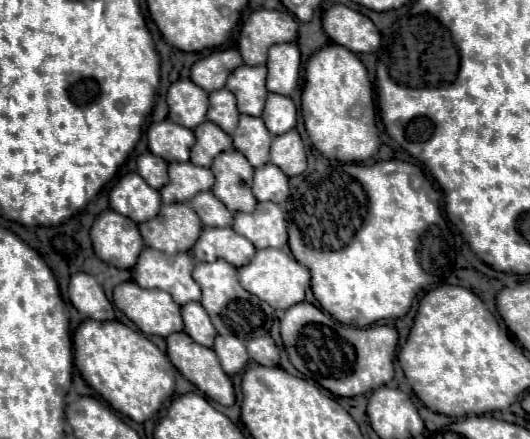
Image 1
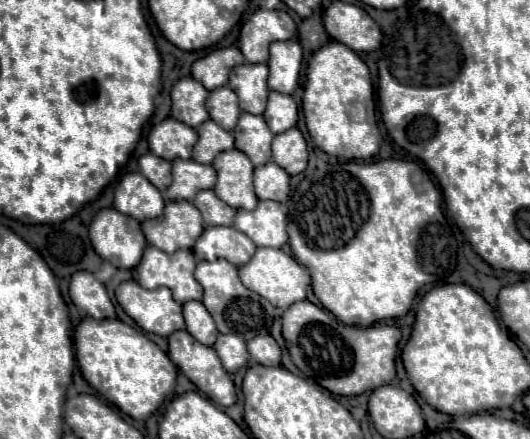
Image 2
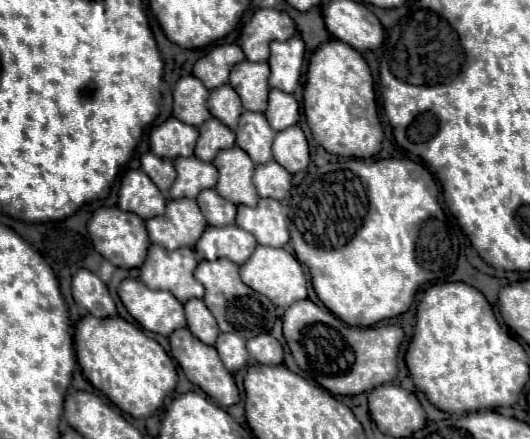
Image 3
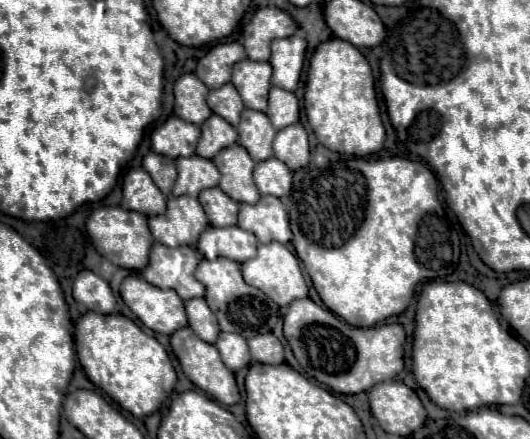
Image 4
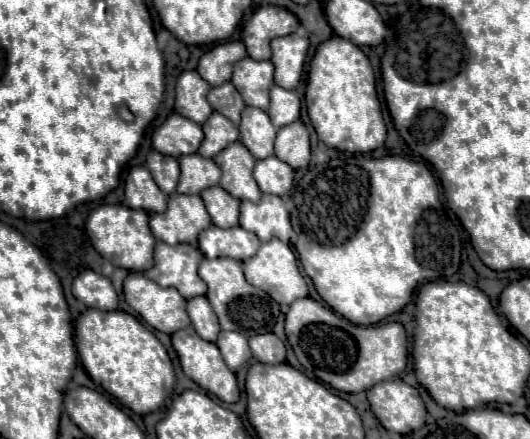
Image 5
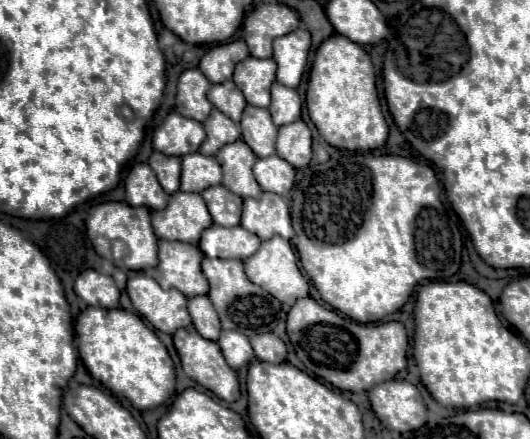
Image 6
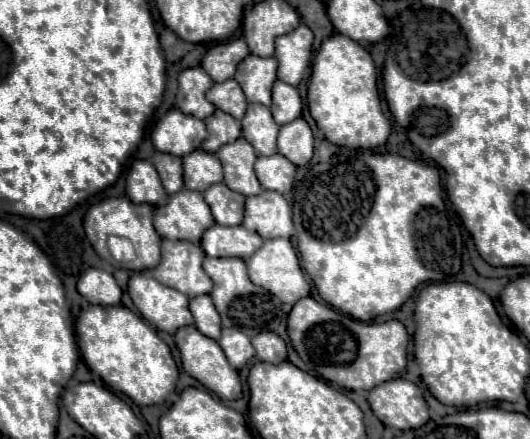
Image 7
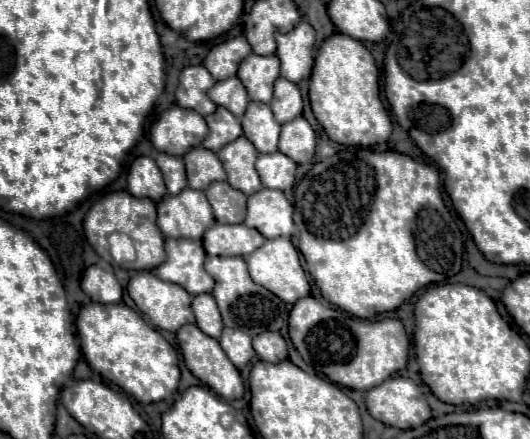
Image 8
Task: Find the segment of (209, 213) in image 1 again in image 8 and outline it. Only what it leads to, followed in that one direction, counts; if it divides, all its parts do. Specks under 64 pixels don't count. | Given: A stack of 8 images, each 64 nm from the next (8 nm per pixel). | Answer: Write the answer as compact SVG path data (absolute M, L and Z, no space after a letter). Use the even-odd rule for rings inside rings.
M228 182L210 184L206 198L214 208L216 222L220 224L242 224L246 216L246 194L234 190Z

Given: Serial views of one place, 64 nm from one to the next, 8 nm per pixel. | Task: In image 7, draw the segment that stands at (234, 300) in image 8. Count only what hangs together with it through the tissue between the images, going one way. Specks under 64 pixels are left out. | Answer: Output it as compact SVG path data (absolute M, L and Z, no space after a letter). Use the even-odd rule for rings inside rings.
M204 258L204 272L212 278L214 288L210 292L216 310L220 312L224 328L236 328L246 336L256 336L260 332L276 330L282 320L282 302L272 296L268 290L252 284L248 280L246 264L242 260L220 260L220 258Z

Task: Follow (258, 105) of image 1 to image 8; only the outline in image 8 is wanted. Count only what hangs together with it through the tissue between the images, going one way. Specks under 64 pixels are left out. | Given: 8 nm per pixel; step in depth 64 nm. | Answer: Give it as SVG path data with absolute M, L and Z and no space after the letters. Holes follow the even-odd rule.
M246 56L238 66L238 78L244 84L248 98L268 104L272 100L272 86L280 74L280 60L276 56Z

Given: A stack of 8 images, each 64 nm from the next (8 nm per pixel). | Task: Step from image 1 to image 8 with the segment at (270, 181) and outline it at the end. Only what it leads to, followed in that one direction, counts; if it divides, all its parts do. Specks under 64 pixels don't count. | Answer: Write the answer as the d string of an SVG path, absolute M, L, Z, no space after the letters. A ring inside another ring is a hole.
M282 152L258 156L256 170L260 174L262 186L266 186L266 188L276 188L276 190L286 192L286 190L292 190L292 186L294 186L296 162L290 160Z

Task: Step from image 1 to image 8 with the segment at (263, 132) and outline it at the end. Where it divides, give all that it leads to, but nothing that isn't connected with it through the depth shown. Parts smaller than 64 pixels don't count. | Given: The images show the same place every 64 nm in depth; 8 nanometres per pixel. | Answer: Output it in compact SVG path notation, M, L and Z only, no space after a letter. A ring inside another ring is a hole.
M248 102L248 110L242 118L244 136L256 146L260 154L272 154L278 150L278 136L280 124L272 116L268 104Z

